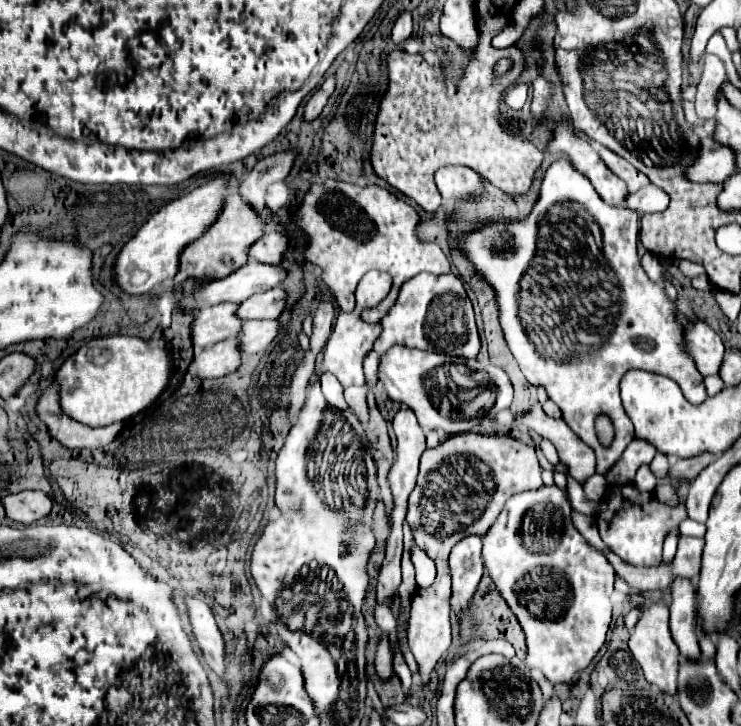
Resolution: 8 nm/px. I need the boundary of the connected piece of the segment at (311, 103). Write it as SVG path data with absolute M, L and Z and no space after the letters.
M328 76L328 78L316 88L316 92L310 96L310 100L308 100L306 106L304 106L304 120L306 120L306 122L310 122L310 120L314 120L314 118L320 116L320 112L322 112L322 108L326 106L332 90L334 90L334 78Z

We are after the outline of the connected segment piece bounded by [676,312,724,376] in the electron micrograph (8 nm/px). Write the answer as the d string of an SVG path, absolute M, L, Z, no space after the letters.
M676 312L676 322L680 322L684 334L684 346L692 356L700 374L718 374L720 362L724 358L724 344L720 336L702 320L690 320L682 312Z

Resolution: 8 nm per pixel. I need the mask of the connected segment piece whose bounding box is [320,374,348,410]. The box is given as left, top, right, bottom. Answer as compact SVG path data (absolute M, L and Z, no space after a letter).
M324 374L320 380L322 380L322 394L328 400L328 404L334 406L336 410L346 410L348 406L342 396L342 384L332 374Z

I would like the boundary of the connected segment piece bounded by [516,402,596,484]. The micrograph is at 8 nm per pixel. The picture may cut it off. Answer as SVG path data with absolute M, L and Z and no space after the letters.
M536 402L530 410L528 416L516 416L518 426L526 426L540 434L542 438L550 440L560 456L560 462L568 468L570 476L578 482L584 484L590 476L596 474L596 456L590 446L586 446L570 428L564 420L554 420L548 418L542 410L542 404Z

